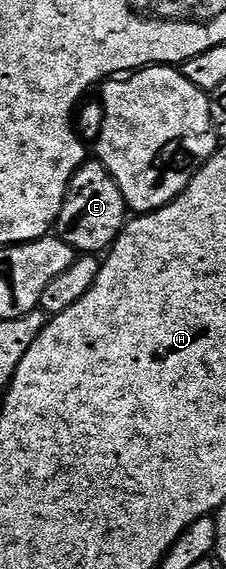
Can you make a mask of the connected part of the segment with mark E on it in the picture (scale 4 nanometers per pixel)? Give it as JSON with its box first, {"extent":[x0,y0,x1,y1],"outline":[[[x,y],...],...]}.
{"extent":[56,158,129,254],"outline":[[[88,158],[68,184],[68,193],[56,220],[56,228],[60,239],[75,248],[77,253],[100,254],[111,248],[112,243],[120,237],[129,212],[122,198],[122,190],[118,190],[106,166],[95,158]]]}

